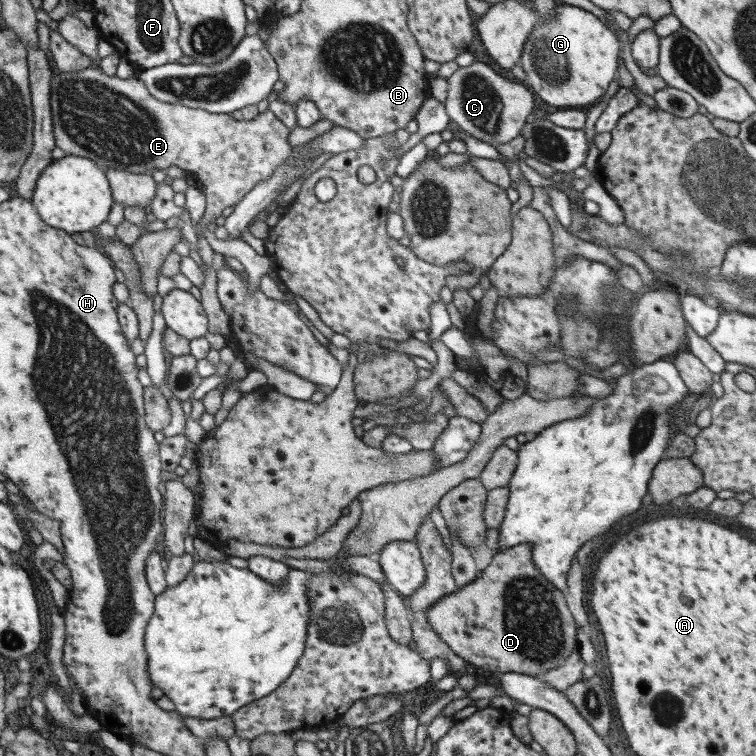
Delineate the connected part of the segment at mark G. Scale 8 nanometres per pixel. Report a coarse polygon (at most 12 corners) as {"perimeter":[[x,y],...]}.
{"perimeter":[[558,1],[520,61],[550,106],[592,106],[621,49],[592,12]]}

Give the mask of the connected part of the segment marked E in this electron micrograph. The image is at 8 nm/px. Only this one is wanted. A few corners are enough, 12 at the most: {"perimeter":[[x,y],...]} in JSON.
{"perimeter":[[97,65],[53,74],[55,144],[104,169],[178,166],[196,232],[273,176],[291,130],[160,102]]}

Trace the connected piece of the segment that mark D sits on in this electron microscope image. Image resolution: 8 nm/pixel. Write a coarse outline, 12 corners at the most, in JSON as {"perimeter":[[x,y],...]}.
{"perimeter":[[530,543],[427,608],[469,664],[536,677],[577,650]]}

